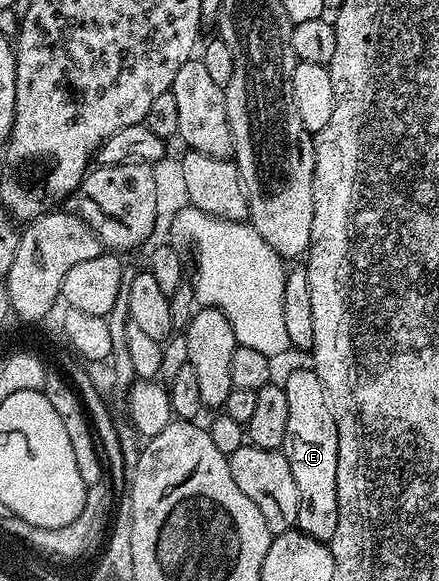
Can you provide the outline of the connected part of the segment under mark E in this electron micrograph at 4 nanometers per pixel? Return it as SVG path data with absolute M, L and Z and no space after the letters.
M314 368L295 369L282 382L285 399L289 399L289 424L285 426L285 439L281 452L289 459L297 491L301 495L301 507L297 511L298 530L313 539L330 542L337 531L337 459L339 440L335 413L327 398L325 387Z

